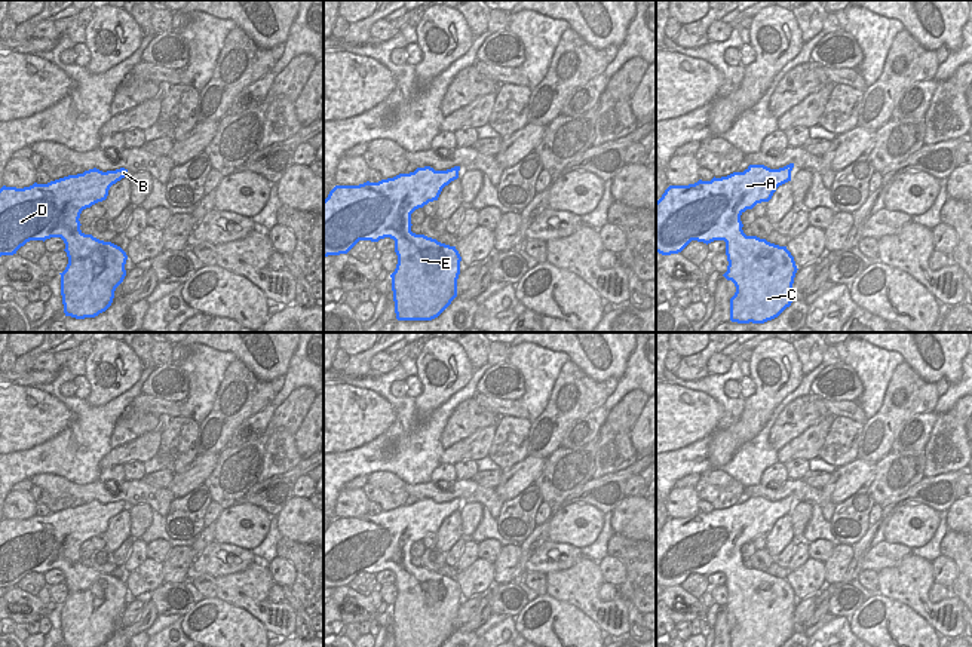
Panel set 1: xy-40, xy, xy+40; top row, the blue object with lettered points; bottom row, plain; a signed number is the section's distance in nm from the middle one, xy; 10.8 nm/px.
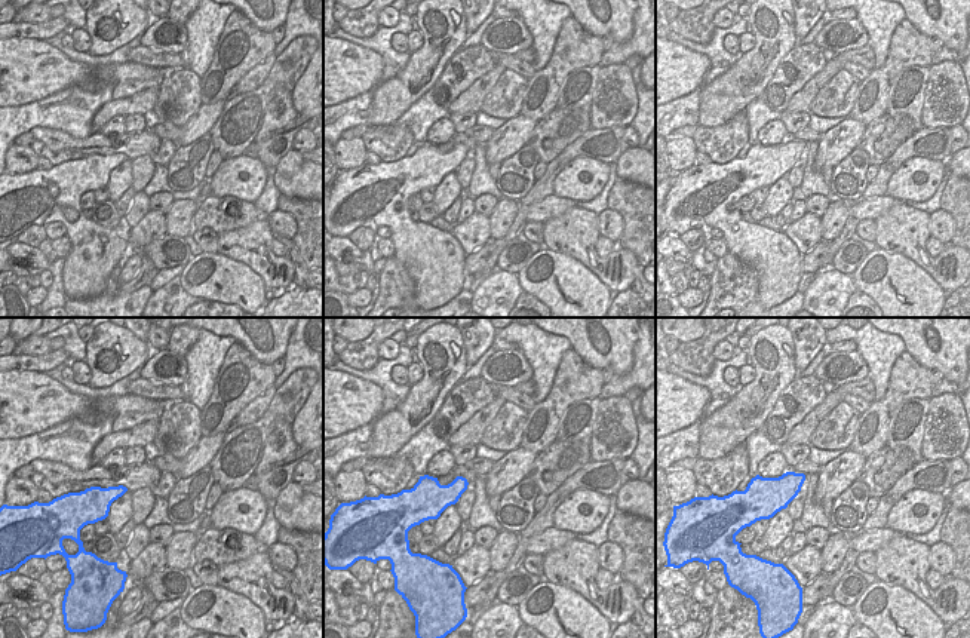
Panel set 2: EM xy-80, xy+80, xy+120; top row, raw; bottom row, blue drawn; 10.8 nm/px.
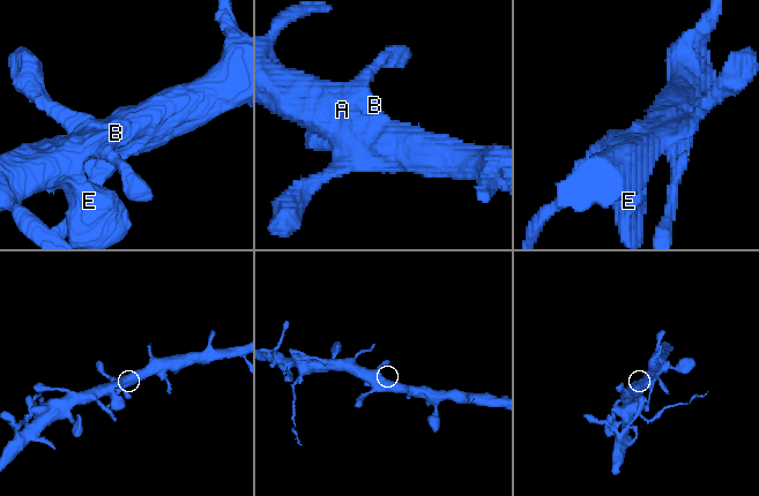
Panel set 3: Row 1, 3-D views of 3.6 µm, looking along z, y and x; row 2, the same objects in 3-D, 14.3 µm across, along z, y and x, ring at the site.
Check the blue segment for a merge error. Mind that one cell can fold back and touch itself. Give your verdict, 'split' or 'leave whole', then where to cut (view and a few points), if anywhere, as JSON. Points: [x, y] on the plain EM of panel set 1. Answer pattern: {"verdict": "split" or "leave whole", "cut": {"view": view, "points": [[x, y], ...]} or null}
{"verdict": "leave whole", "cut": null}

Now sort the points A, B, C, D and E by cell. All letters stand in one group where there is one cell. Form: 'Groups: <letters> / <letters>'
Groups: A B C D E.

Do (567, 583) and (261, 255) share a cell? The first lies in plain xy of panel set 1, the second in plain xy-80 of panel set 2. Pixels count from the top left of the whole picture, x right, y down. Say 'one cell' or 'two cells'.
one cell

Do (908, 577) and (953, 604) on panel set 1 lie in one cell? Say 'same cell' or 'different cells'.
same cell

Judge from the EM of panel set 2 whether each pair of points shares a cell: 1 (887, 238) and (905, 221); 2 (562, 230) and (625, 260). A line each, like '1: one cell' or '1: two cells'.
1: one cell
2: one cell

